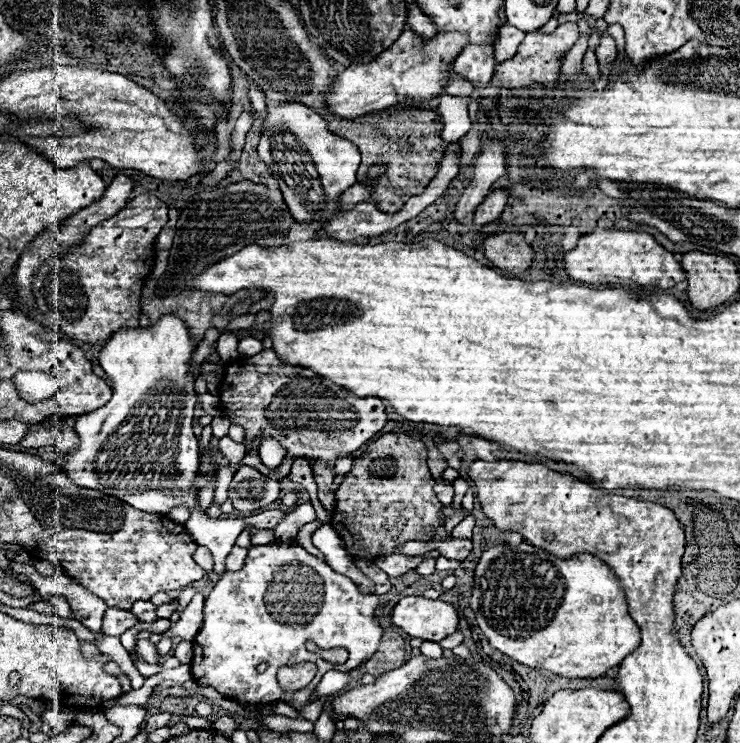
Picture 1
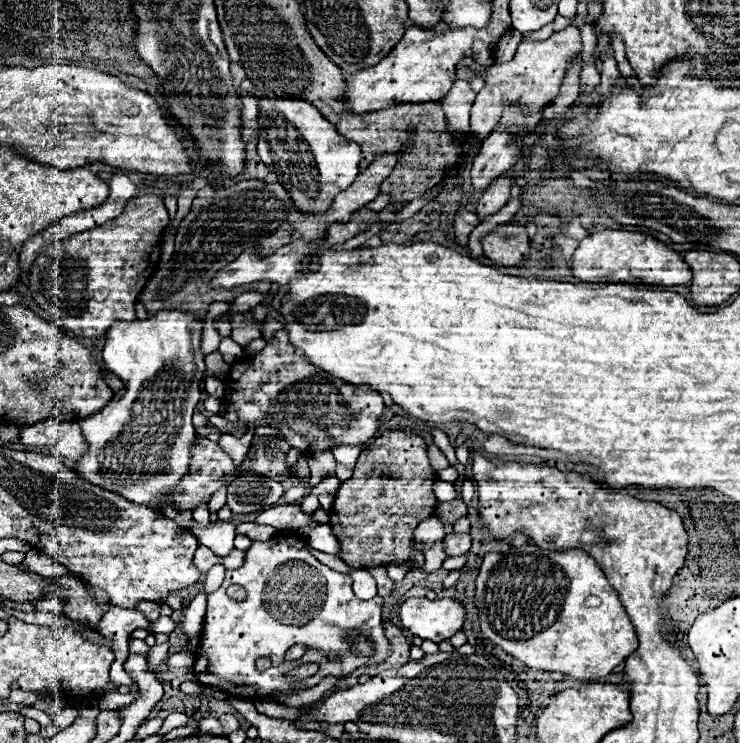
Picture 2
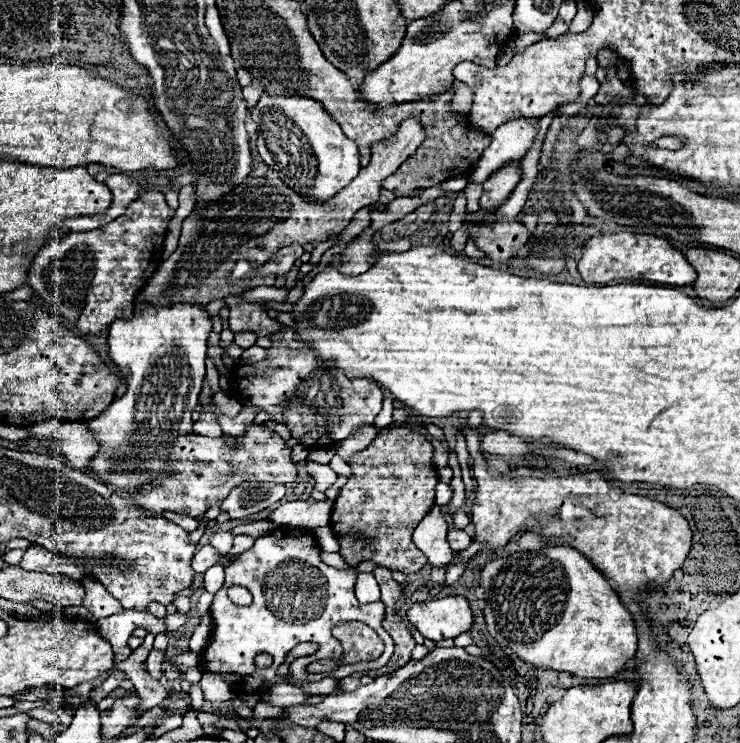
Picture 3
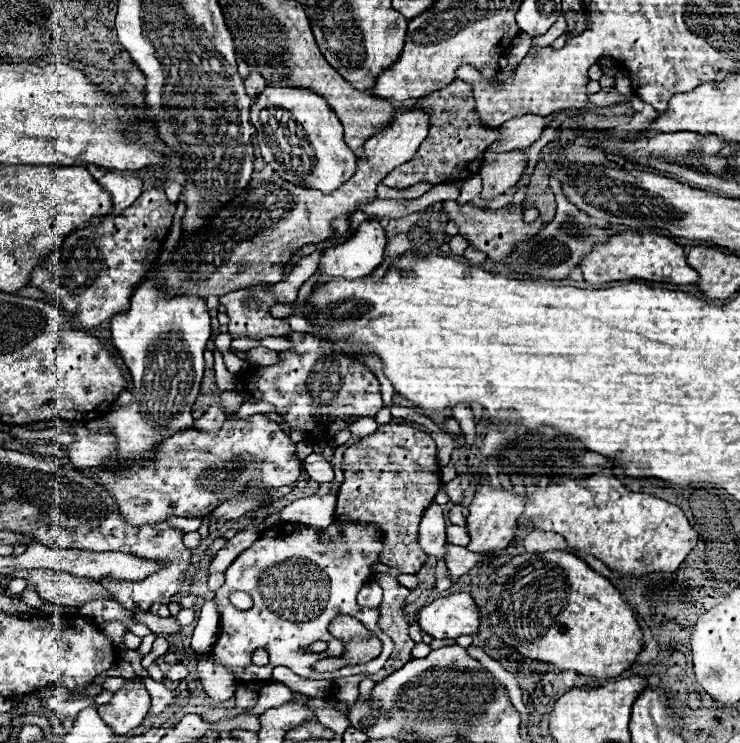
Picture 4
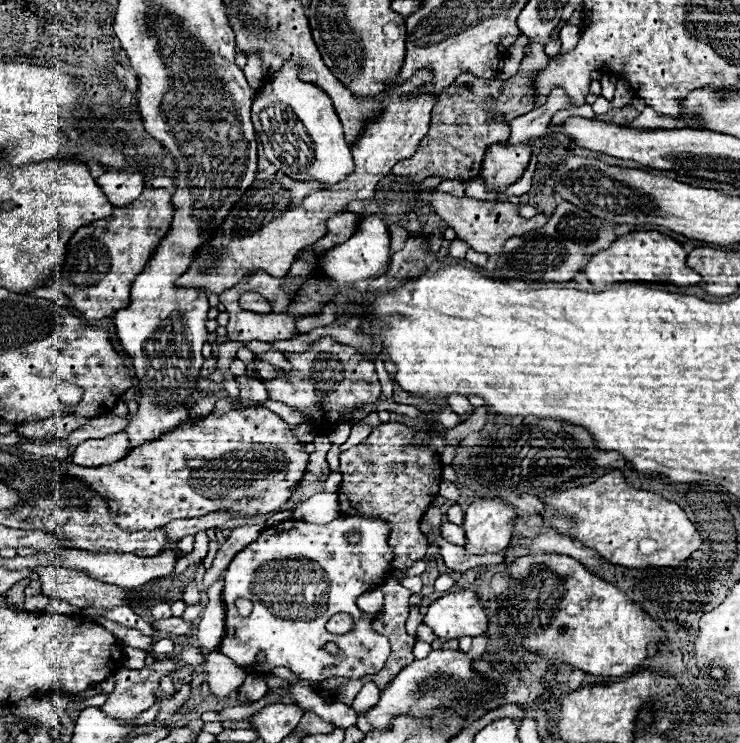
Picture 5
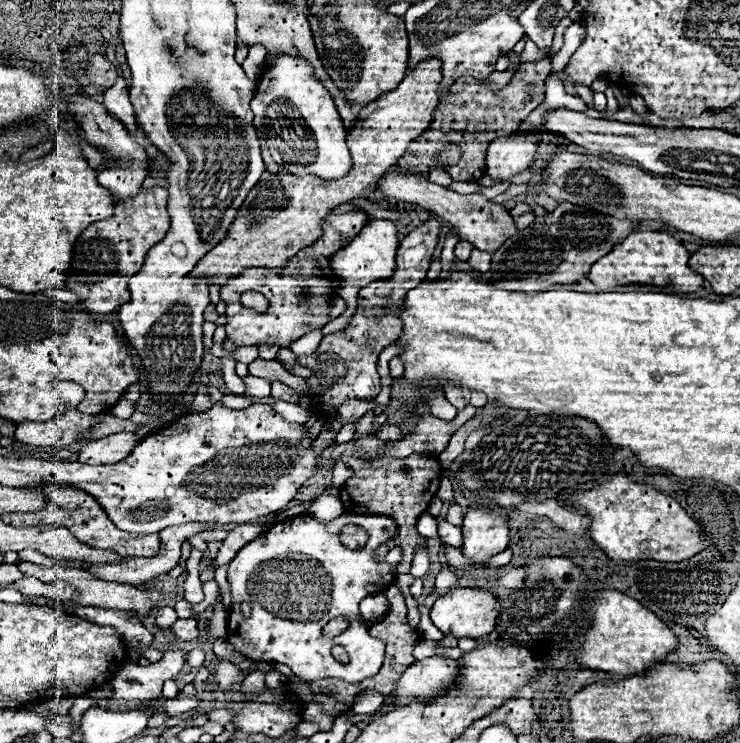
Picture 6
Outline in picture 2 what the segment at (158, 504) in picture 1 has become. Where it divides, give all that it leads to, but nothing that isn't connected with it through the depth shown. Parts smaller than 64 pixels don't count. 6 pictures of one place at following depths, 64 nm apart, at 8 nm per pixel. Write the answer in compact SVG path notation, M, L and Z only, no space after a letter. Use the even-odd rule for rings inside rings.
M158 312L146 320L136 320L132 324L114 324L108 330L106 346L102 350L102 360L106 370L122 380L122 390L96 414L80 420L80 430L86 438L88 450L76 460L74 472L80 480L114 492L134 504L160 510L156 506L162 496L172 494L180 480L190 470L192 446L196 432L192 428L192 414L200 402L198 382L204 374L204 356L200 352L202 328L192 314L186 312ZM104 450L104 460L98 460ZM218 520L218 522L208 522L206 526L194 522L190 526L190 532L198 538L202 546L208 546L216 556L228 556L230 550L234 548L236 524L232 522ZM216 564L216 566L212 566L212 570L206 572L206 580L204 580L206 592L214 592L222 584L224 572L226 572L226 568L222 564Z

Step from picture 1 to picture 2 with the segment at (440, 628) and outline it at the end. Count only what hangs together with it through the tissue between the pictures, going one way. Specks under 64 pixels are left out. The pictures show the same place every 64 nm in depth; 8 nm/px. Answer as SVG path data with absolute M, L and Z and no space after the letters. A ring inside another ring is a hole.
M408 598L398 608L398 620L414 636L442 642L462 630L464 606L452 598Z

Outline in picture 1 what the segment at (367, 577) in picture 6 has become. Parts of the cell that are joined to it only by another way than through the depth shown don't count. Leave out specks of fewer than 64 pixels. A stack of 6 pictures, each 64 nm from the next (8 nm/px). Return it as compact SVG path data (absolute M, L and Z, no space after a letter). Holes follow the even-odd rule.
M272 542L264 546L252 546L246 556L246 564L238 572L224 572L222 578L216 582L214 590L206 598L204 604L204 624L196 638L192 640L192 676L200 684L214 686L222 696L252 708L264 708L274 702L286 702L294 710L302 710L312 702L312 694L320 682L320 678L328 670L340 670L350 672L358 668L362 662L366 662L378 648L382 628L374 618L374 610L379 606L379 595L360 594L356 584L338 574L332 572L328 564L324 564L320 558L308 554L302 546L288 546L292 542ZM306 640L312 640L320 650L330 650L336 646L342 646L350 652L348 660L344 664L330 664L320 654L306 650ZM260 662L266 662L268 668L264 672L256 672L256 666ZM298 662L316 662L318 674L314 680L298 692L284 694L276 680L276 670L286 664L298 664Z

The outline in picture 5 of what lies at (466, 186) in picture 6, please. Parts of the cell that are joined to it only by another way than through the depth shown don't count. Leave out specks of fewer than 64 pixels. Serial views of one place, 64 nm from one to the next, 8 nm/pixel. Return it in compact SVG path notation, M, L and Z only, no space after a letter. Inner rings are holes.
M444 180L436 186L436 190L444 192L444 194L452 194L452 196L464 196L464 182L460 180Z

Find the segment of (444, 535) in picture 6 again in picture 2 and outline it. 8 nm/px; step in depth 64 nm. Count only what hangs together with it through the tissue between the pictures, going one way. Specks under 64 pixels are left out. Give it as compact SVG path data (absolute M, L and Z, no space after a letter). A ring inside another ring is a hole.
M446 534L444 536L444 552L448 556L462 556L470 550L472 542L468 534Z

